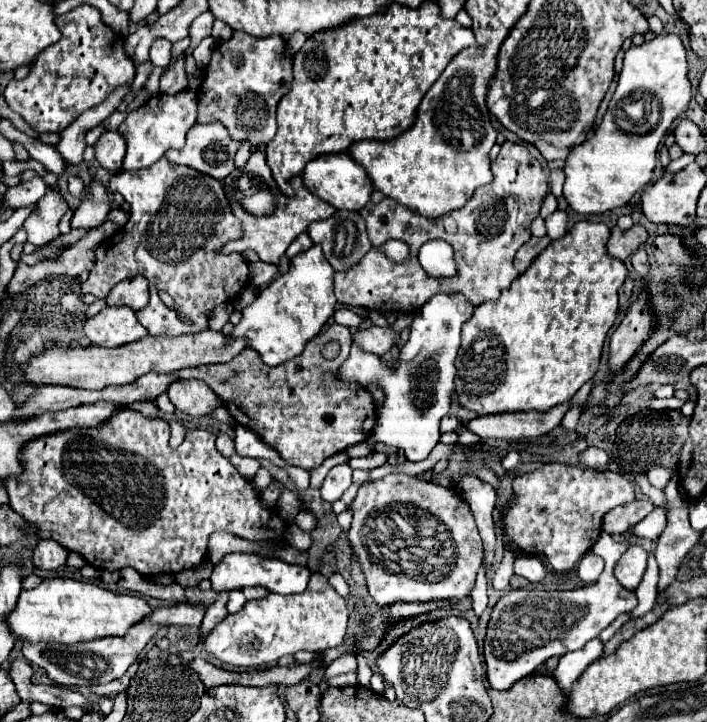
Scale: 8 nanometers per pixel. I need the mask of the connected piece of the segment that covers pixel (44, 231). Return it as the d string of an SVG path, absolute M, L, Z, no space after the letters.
M49 189L47 197L43 197L37 203L37 209L29 215L29 219L23 225L27 231L27 241L33 243L35 247L43 247L57 239L59 237L57 225L67 209L69 207L65 199L55 189Z

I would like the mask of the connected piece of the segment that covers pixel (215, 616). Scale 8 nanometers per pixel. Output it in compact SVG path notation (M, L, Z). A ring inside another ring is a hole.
M229 591L219 592L217 600L208 608L199 627L199 641L206 637L227 616L226 603L228 595Z

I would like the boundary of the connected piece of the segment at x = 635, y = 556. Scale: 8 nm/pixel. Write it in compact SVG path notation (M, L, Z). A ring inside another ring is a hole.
M633 545L621 555L619 563L615 565L615 577L629 591L635 591L639 581L643 579L643 573L647 569L647 557L649 553L645 549Z

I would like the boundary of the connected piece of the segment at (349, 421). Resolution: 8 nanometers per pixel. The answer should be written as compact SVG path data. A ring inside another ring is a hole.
M333 323L325 331L321 331L315 339L311 339L299 357L275 369L263 365L263 361L253 349L243 349L229 363L181 369L173 375L147 373L139 377L139 381L135 381L133 385L123 385L123 387L105 387L101 391L89 391L89 389L75 389L75 387L45 385L45 387L37 387L35 393L27 397L25 403L17 407L11 419L7 421L39 417L49 411L63 411L69 407L89 405L99 399L121 403L121 405L135 403L135 401L153 401L157 395L165 393L173 381L201 379L227 405L231 417L239 425L255 431L267 445L277 449L287 463L311 471L311 469L317 469L327 457L339 451L345 451L347 447L355 443L365 441L375 427L377 409L375 409L371 393L361 385L339 379L339 369L349 353L351 341L353 339L351 339L349 327ZM327 341L339 341L341 345L339 355L333 361L325 361L325 357L321 355L321 349Z

